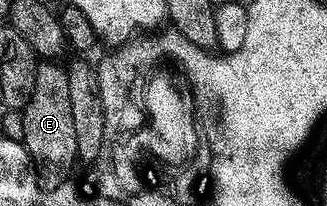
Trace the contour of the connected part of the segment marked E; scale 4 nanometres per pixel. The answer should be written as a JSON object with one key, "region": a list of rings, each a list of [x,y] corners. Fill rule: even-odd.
{"region":[[[42,60],[38,63],[36,80],[32,96],[21,111],[22,132],[20,141],[32,155],[33,161],[50,166],[57,160],[58,154],[77,155],[76,127],[72,125],[72,103],[68,93],[66,66],[54,60]]]}

